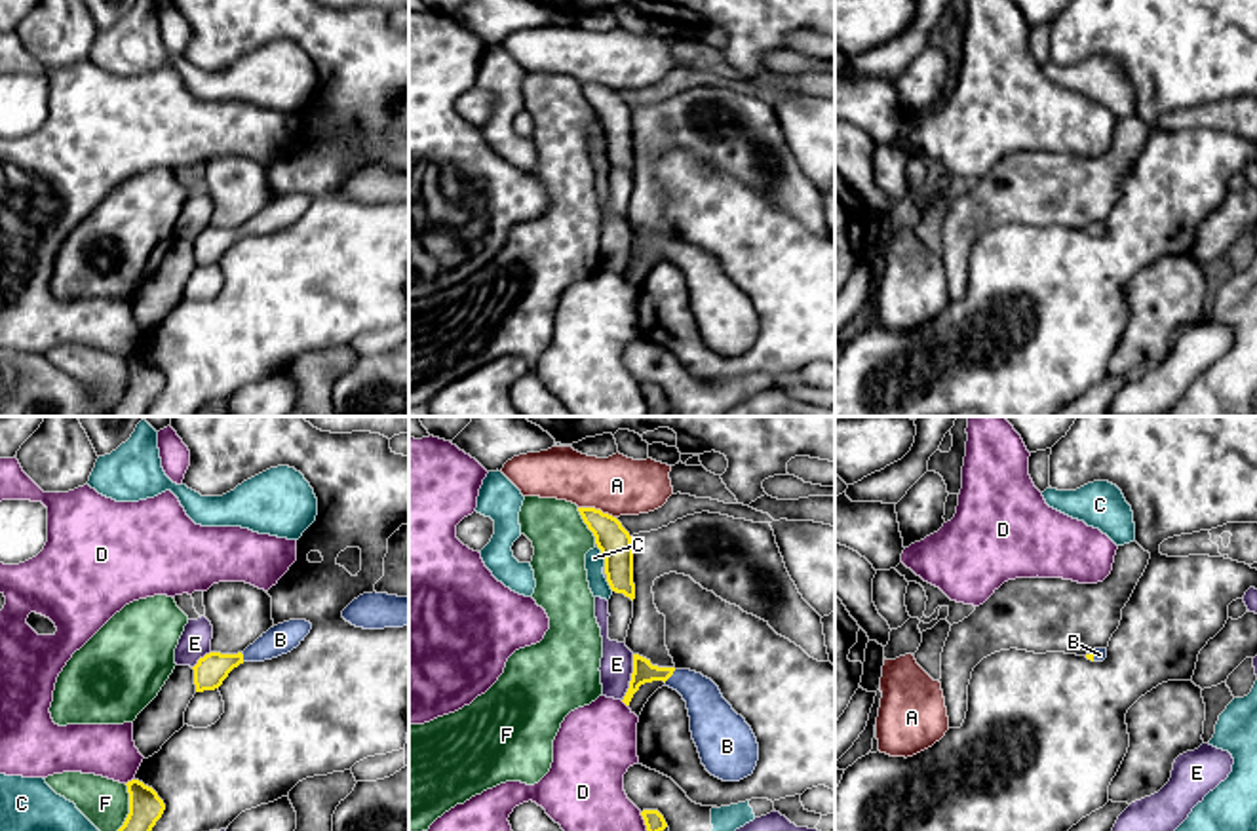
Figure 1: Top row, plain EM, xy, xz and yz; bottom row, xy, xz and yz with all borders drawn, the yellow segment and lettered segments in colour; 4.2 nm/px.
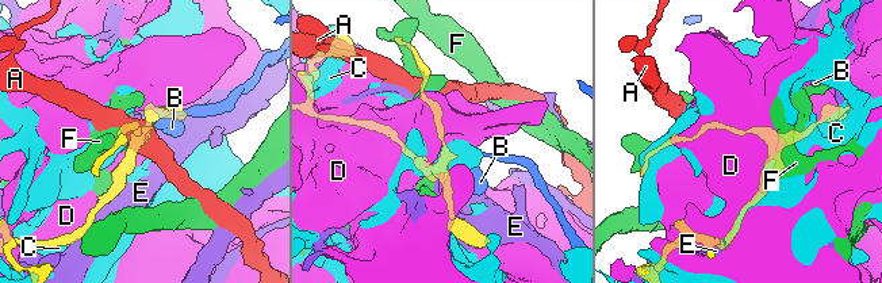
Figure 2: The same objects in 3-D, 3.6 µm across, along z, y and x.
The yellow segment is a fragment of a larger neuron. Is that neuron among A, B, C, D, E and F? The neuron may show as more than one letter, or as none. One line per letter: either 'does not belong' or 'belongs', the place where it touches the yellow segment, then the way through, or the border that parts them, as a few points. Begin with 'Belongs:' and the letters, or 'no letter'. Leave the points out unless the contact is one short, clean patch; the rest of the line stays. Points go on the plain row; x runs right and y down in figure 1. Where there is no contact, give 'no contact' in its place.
Belongs: B
A: does not belong; meets yellow in xz at (598, 84); border along xz (579, 80), (594, 80), (615, 92)
B: belongs; meets yellow in xz at (670, 250); runs through xz (643, 246), (670, 250), (712, 291)
C: does not belong; meets yellow in xz at (603, 128)
D: does not belong; meets yellow in xy at (132, 354)
E: does not belong; meets yellow in xz at (632, 251)
F: does not belong; meets yellow in xy at (130, 385)

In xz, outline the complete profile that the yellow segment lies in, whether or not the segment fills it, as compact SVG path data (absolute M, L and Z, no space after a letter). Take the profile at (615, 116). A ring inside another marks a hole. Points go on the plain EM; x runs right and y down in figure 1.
M578 82L605 129L605 148L612 165L635 173L631 110L622 97L595 82Z

